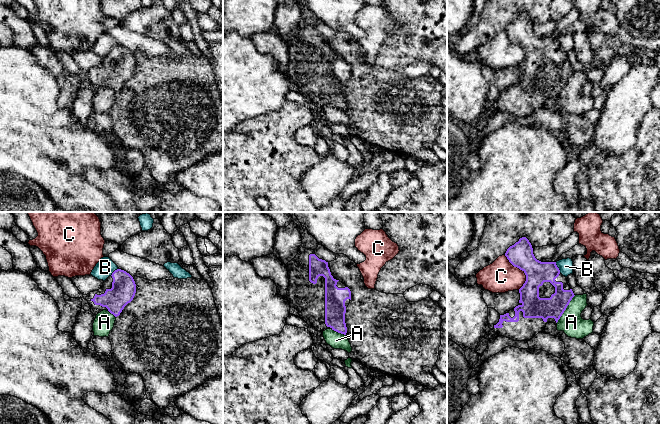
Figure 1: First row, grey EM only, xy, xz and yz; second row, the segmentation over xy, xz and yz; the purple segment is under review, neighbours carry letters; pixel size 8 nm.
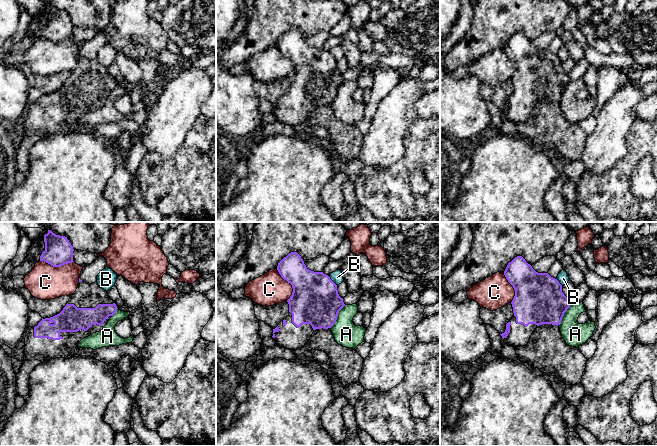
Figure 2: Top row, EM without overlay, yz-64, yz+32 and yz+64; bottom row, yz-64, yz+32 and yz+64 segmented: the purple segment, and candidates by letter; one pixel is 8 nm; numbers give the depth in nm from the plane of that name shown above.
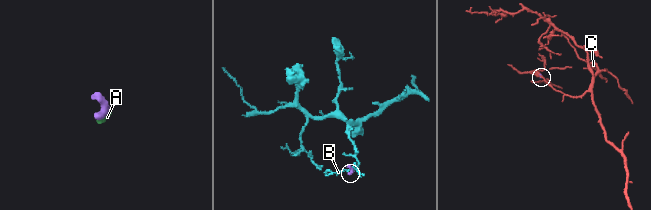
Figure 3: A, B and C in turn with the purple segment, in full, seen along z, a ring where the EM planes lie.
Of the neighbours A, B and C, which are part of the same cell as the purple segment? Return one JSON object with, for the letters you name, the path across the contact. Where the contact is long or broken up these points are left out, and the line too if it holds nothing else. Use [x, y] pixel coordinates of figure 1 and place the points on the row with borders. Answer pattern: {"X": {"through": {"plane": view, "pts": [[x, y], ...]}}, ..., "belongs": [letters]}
{"belongs": ["A"]}

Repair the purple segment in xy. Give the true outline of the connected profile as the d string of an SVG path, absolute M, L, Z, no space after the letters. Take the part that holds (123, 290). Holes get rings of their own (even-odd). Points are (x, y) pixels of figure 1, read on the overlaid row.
M117 269L111 276L113 278L112 288L106 289L104 294L95 294L94 298L91 299L95 305L107 308L96 315L93 323L94 336L109 336L116 317L133 300L136 293L135 281L129 273Z

